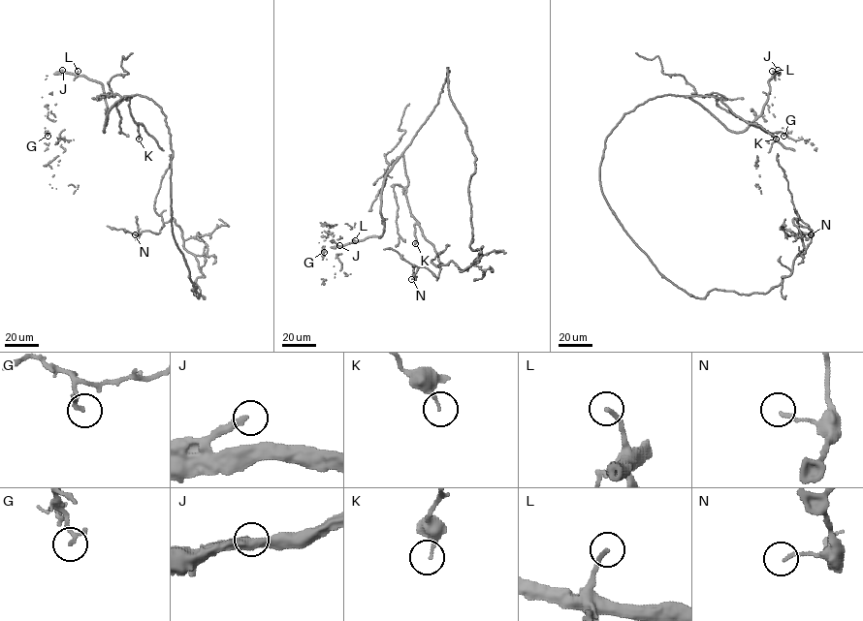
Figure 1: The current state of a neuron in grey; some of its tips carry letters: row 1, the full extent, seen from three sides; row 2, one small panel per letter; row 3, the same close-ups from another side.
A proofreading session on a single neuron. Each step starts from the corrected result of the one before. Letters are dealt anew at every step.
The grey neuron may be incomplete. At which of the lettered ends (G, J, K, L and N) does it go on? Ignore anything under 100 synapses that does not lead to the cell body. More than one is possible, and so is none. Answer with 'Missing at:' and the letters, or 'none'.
Missing at: J

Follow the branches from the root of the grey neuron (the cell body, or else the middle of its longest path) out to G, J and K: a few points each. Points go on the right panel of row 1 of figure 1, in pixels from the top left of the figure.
G: (605, 144), (625, 113), (668, 95), (688, 96), (743, 132), (778, 73), (763, 117), (783, 136)
J: (605, 144), (625, 113), (668, 95), (688, 96), (728, 130), (743, 132), (761, 113), (769, 81), (778, 70)
K: (605, 144), (606, 137), (625, 113), (649, 100), (668, 95), (719, 98), (736, 115), (760, 125), (776, 139)

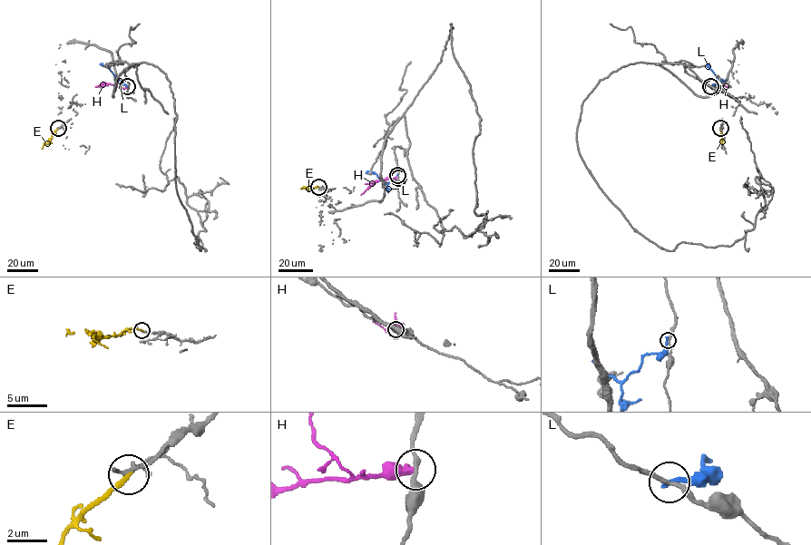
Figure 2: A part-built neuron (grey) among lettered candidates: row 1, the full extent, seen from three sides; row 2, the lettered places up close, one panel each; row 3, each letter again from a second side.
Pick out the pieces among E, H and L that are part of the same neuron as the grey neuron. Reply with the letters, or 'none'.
none

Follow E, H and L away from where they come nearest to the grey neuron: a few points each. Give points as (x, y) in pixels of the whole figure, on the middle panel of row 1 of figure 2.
E: (319, 187), (300, 189)
H: (397, 178), (375, 182), (361, 195)
L: (397, 175), (386, 184), (373, 172), (366, 172)

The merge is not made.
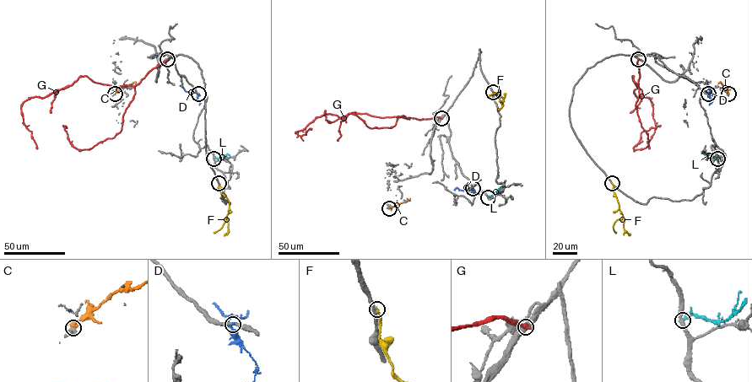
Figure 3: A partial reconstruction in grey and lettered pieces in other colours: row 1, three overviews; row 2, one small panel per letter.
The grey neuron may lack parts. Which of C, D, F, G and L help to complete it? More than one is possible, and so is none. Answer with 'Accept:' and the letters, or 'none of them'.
Accept: none of them

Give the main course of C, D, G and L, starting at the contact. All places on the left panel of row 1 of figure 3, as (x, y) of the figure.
C: (115, 94), (136, 83)
D: (198, 94), (186, 91), (180, 86)
G: (167, 59), (133, 86), (114, 87), (80, 76), (71, 85), (45, 97), (26, 100), (21, 114), (37, 148)
L: (213, 158), (220, 158), (226, 154), (229, 158)

